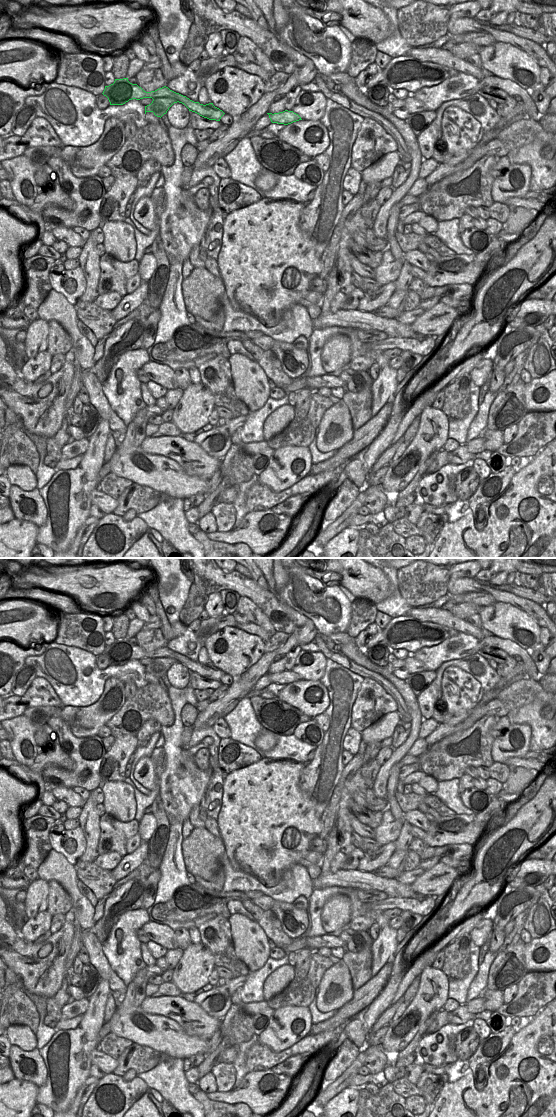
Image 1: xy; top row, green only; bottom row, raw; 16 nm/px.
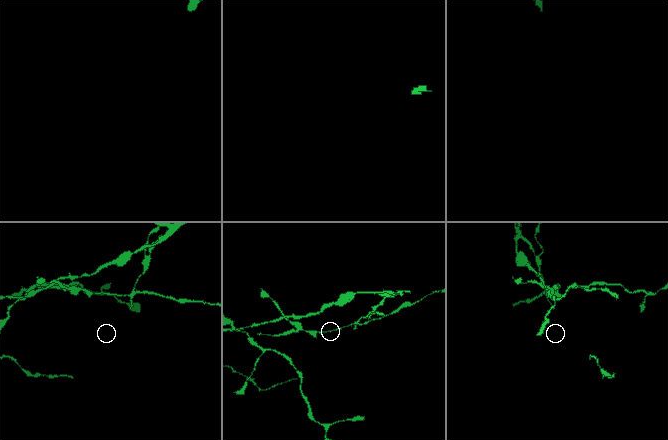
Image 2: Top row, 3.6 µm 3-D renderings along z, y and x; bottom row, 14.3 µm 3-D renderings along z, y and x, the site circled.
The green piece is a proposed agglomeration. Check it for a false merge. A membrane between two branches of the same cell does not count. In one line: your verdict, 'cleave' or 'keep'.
cleave

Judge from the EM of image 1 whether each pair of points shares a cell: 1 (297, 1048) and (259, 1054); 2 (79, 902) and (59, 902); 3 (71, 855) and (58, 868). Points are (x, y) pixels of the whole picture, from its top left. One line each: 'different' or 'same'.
1: same
2: different
3: different

